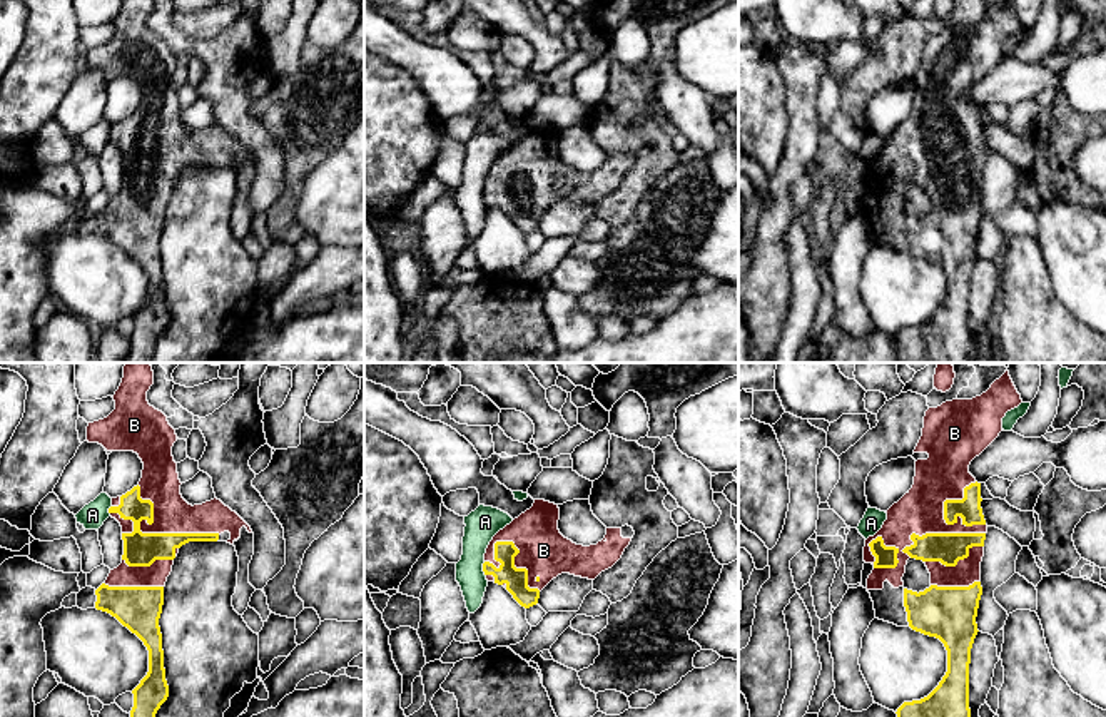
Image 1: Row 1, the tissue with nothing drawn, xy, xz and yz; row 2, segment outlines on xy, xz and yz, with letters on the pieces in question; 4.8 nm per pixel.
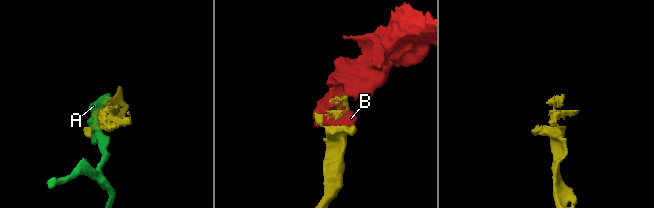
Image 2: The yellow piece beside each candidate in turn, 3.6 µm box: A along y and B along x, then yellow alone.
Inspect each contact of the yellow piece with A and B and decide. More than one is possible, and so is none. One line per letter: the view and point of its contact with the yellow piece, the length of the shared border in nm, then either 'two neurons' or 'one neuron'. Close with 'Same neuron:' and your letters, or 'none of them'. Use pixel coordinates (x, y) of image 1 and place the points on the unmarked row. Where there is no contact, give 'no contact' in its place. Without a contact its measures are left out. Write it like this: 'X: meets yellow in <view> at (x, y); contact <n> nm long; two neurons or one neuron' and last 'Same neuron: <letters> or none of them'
A: meets yellow in xz at (483, 194); contact 70 nm long; two neurons
B: meets yellow in yz at (923, 161); contact 550 nm long; one neuron
Same neuron: B

